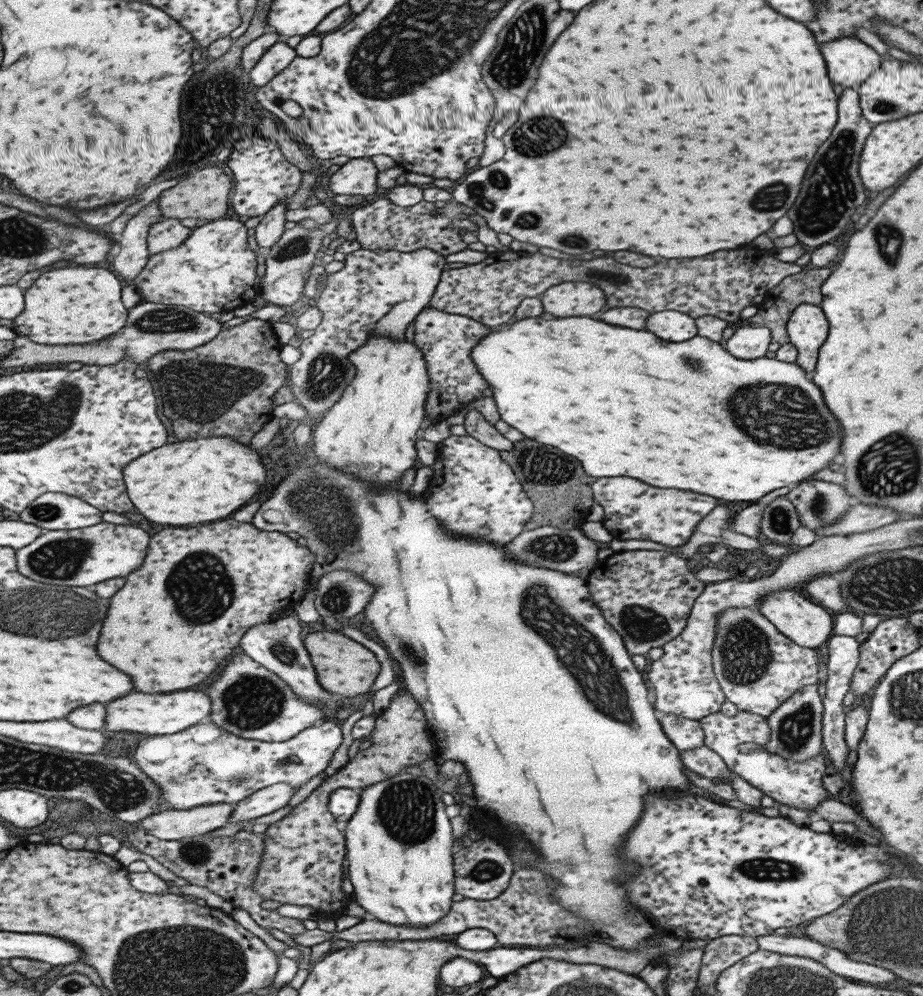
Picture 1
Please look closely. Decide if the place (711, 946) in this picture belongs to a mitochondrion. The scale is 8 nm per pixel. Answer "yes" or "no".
no

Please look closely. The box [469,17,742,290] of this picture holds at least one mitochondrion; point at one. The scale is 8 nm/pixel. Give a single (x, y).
(548, 135)

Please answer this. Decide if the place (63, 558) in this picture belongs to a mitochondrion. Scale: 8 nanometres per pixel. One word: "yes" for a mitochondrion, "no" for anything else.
yes

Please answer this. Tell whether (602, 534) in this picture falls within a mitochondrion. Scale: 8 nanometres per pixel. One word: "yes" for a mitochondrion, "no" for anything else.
no

